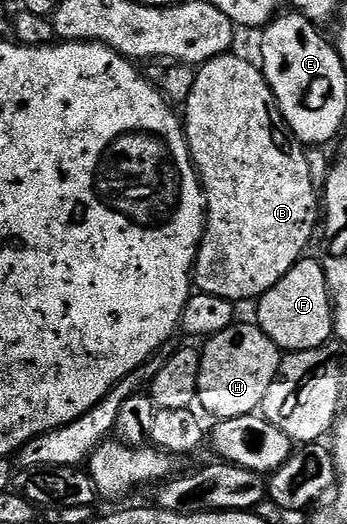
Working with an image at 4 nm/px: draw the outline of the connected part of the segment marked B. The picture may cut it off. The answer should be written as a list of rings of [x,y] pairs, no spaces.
[[[235,52],[198,67],[185,109],[187,115],[181,118],[183,132],[207,201],[207,224],[195,257],[194,289],[236,304],[246,298],[258,300],[308,253],[307,245],[317,234],[321,198],[313,190],[306,149],[283,119],[262,69],[247,58],[238,58]]]

